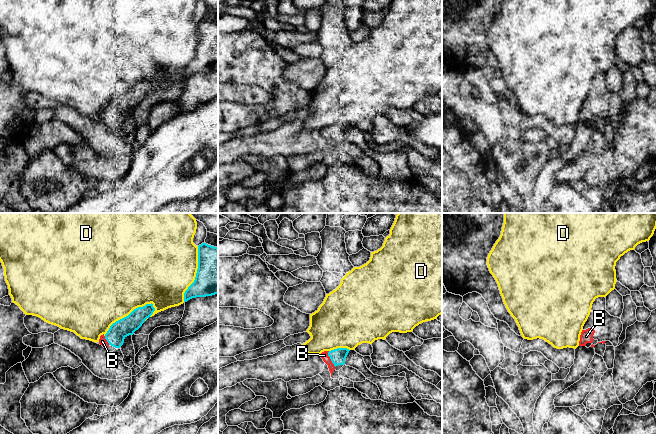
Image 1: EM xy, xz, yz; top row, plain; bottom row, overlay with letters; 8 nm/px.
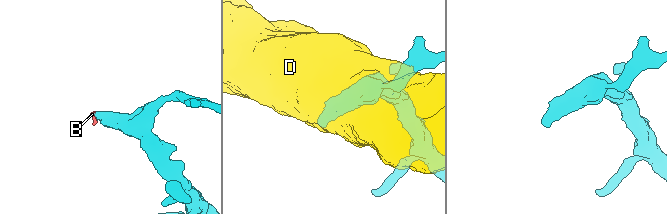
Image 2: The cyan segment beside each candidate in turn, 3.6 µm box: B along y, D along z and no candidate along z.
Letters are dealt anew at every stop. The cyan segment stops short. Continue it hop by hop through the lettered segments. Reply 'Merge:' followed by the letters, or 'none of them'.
Merge: B

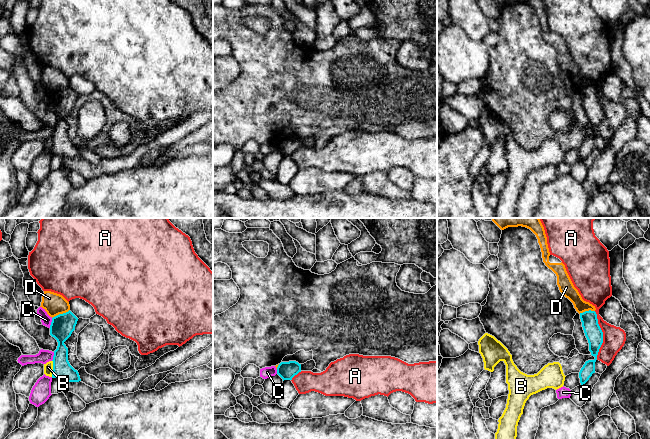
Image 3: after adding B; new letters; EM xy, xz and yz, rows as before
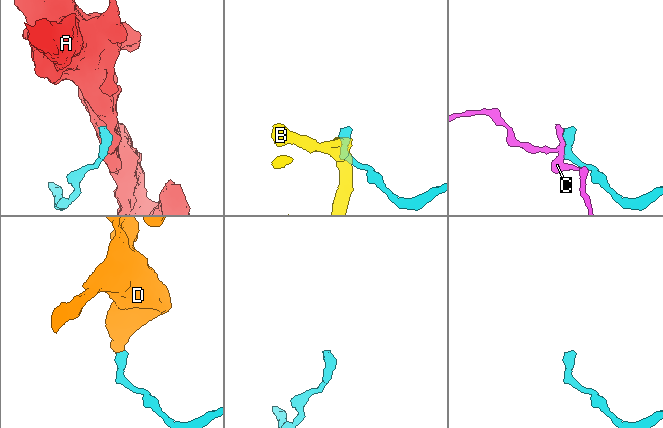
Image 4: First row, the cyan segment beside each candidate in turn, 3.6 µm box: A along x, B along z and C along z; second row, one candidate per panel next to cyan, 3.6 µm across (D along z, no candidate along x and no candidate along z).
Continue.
Merge: none of them

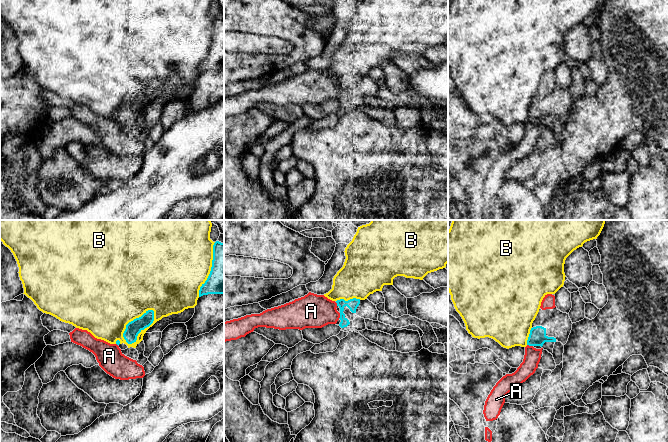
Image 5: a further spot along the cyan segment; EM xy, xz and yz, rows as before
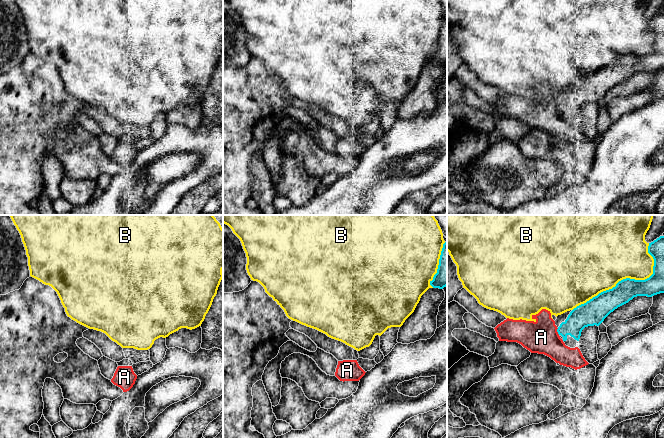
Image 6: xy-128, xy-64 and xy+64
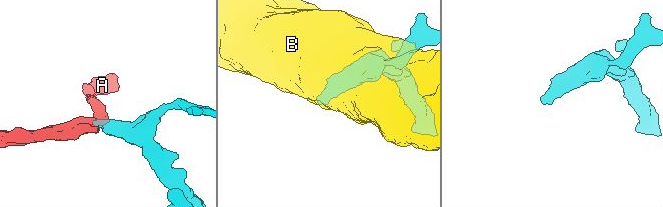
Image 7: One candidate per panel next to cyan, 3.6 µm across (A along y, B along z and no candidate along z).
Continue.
Merge: A

